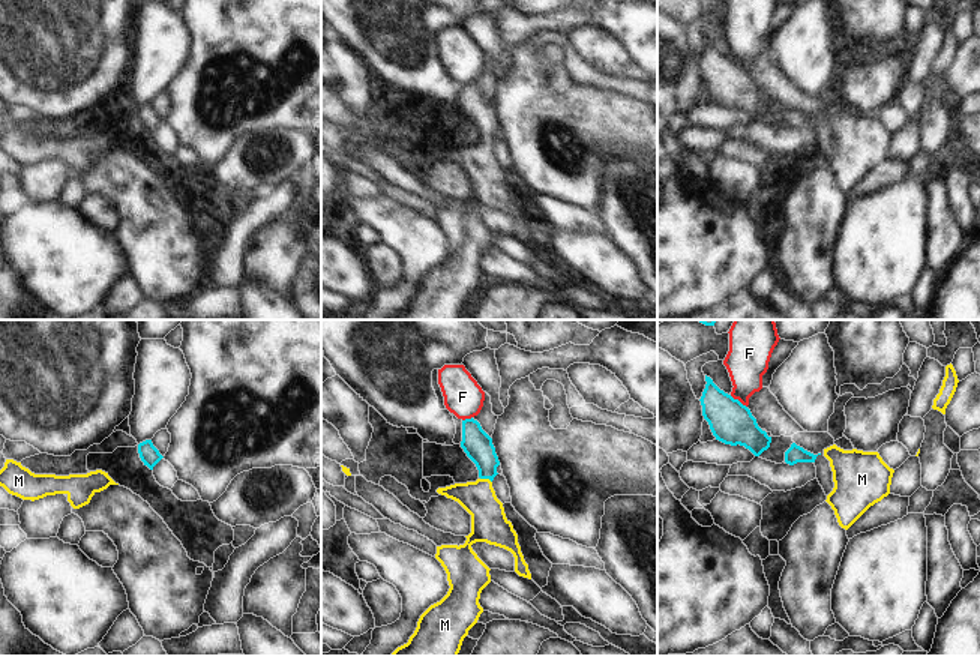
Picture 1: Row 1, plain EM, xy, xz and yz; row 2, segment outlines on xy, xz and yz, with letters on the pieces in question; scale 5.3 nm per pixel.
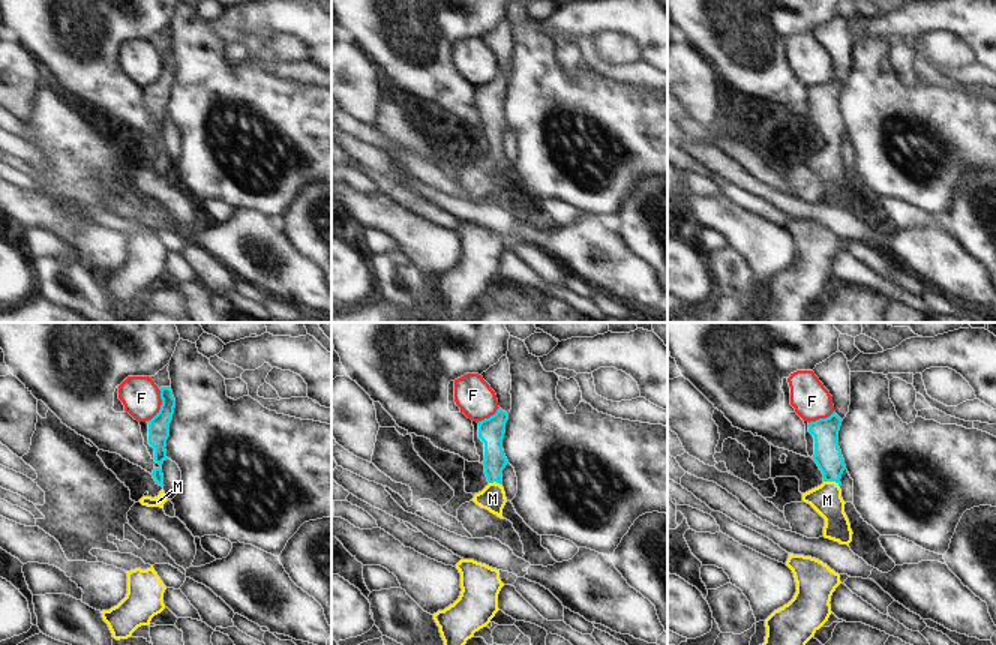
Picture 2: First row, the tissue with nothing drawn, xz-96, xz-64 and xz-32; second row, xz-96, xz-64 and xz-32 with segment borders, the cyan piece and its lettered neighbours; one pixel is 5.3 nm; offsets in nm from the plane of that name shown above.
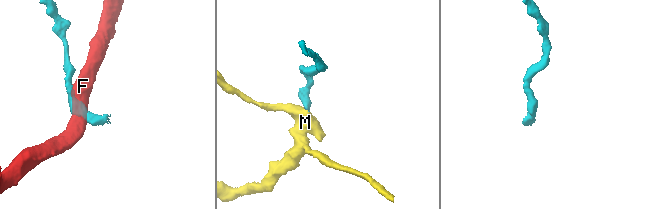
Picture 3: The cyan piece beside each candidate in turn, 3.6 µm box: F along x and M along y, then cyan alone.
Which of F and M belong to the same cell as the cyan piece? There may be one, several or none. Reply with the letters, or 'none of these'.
M

